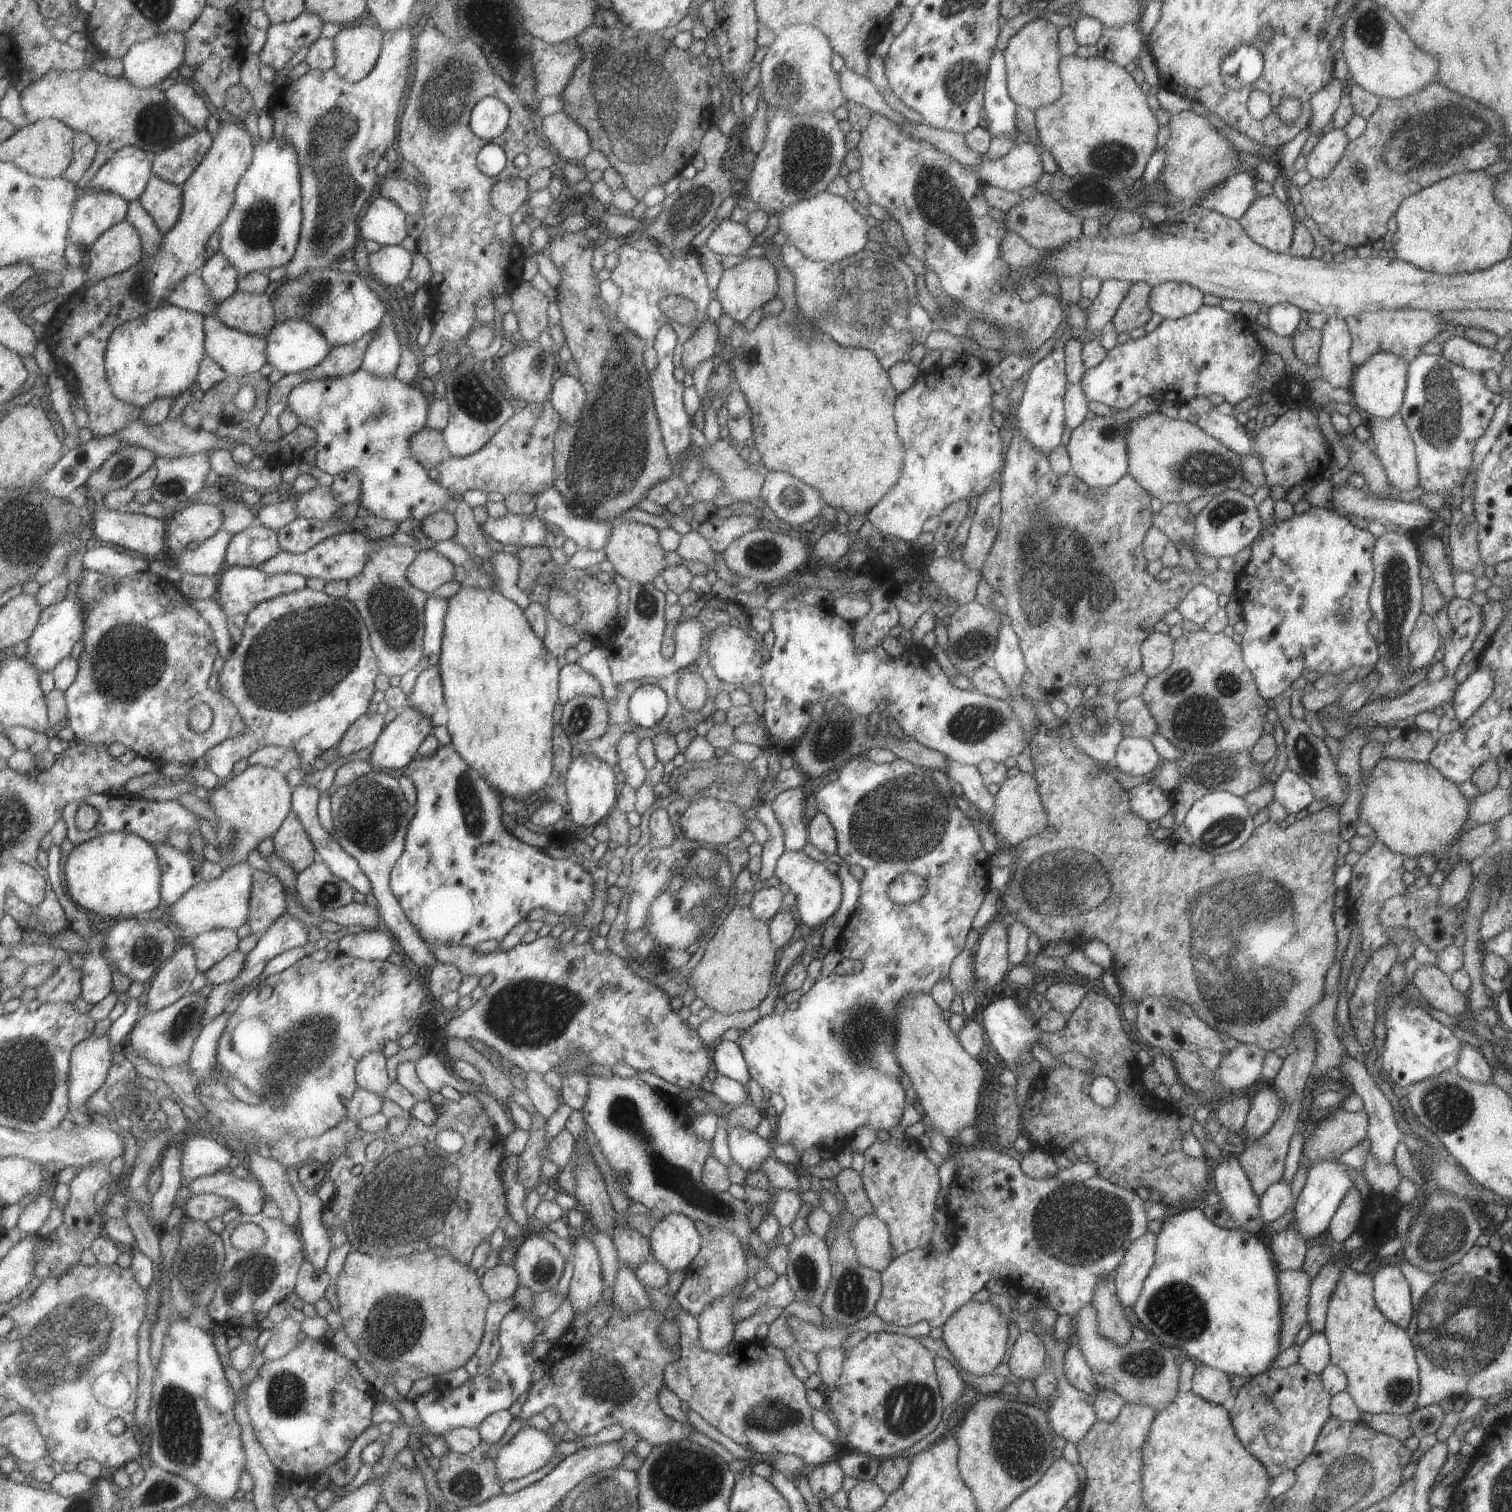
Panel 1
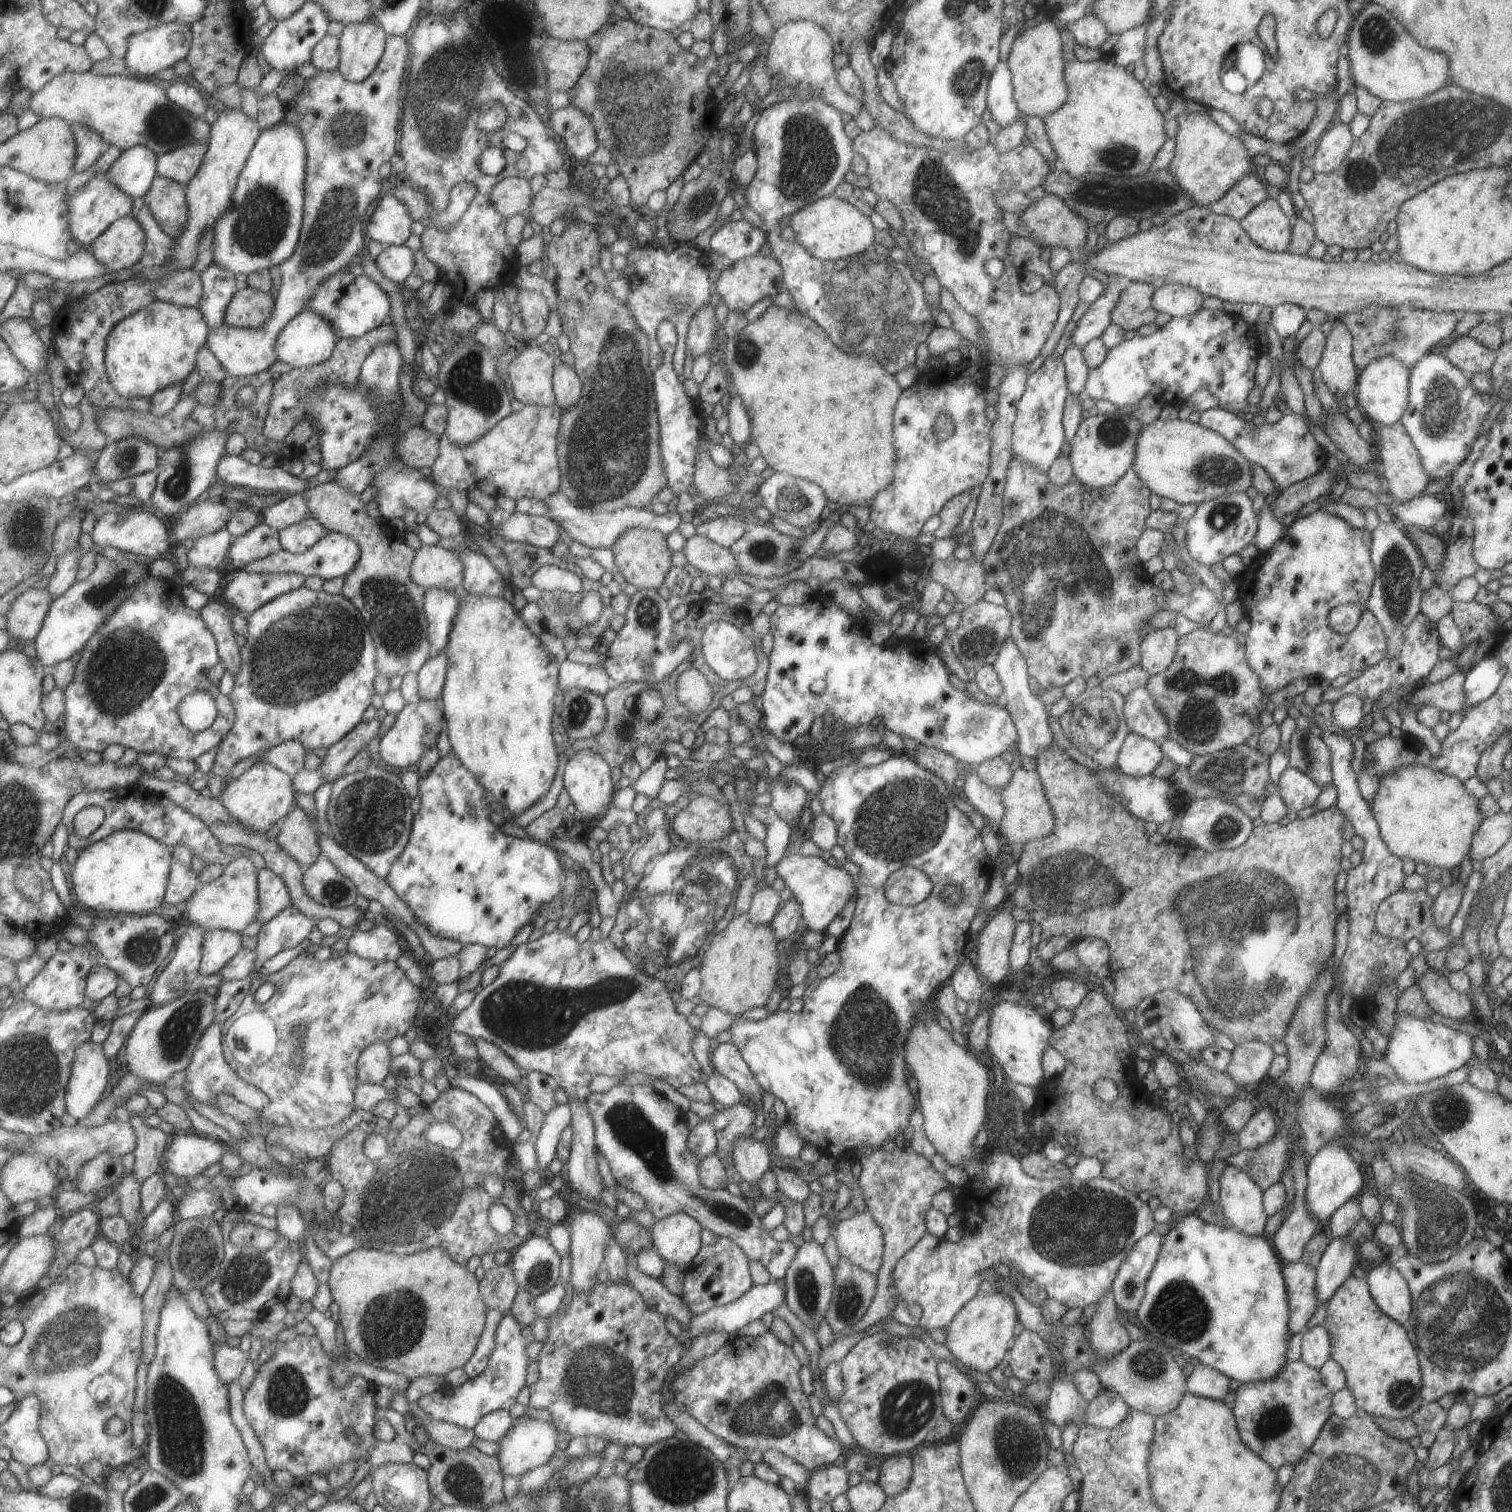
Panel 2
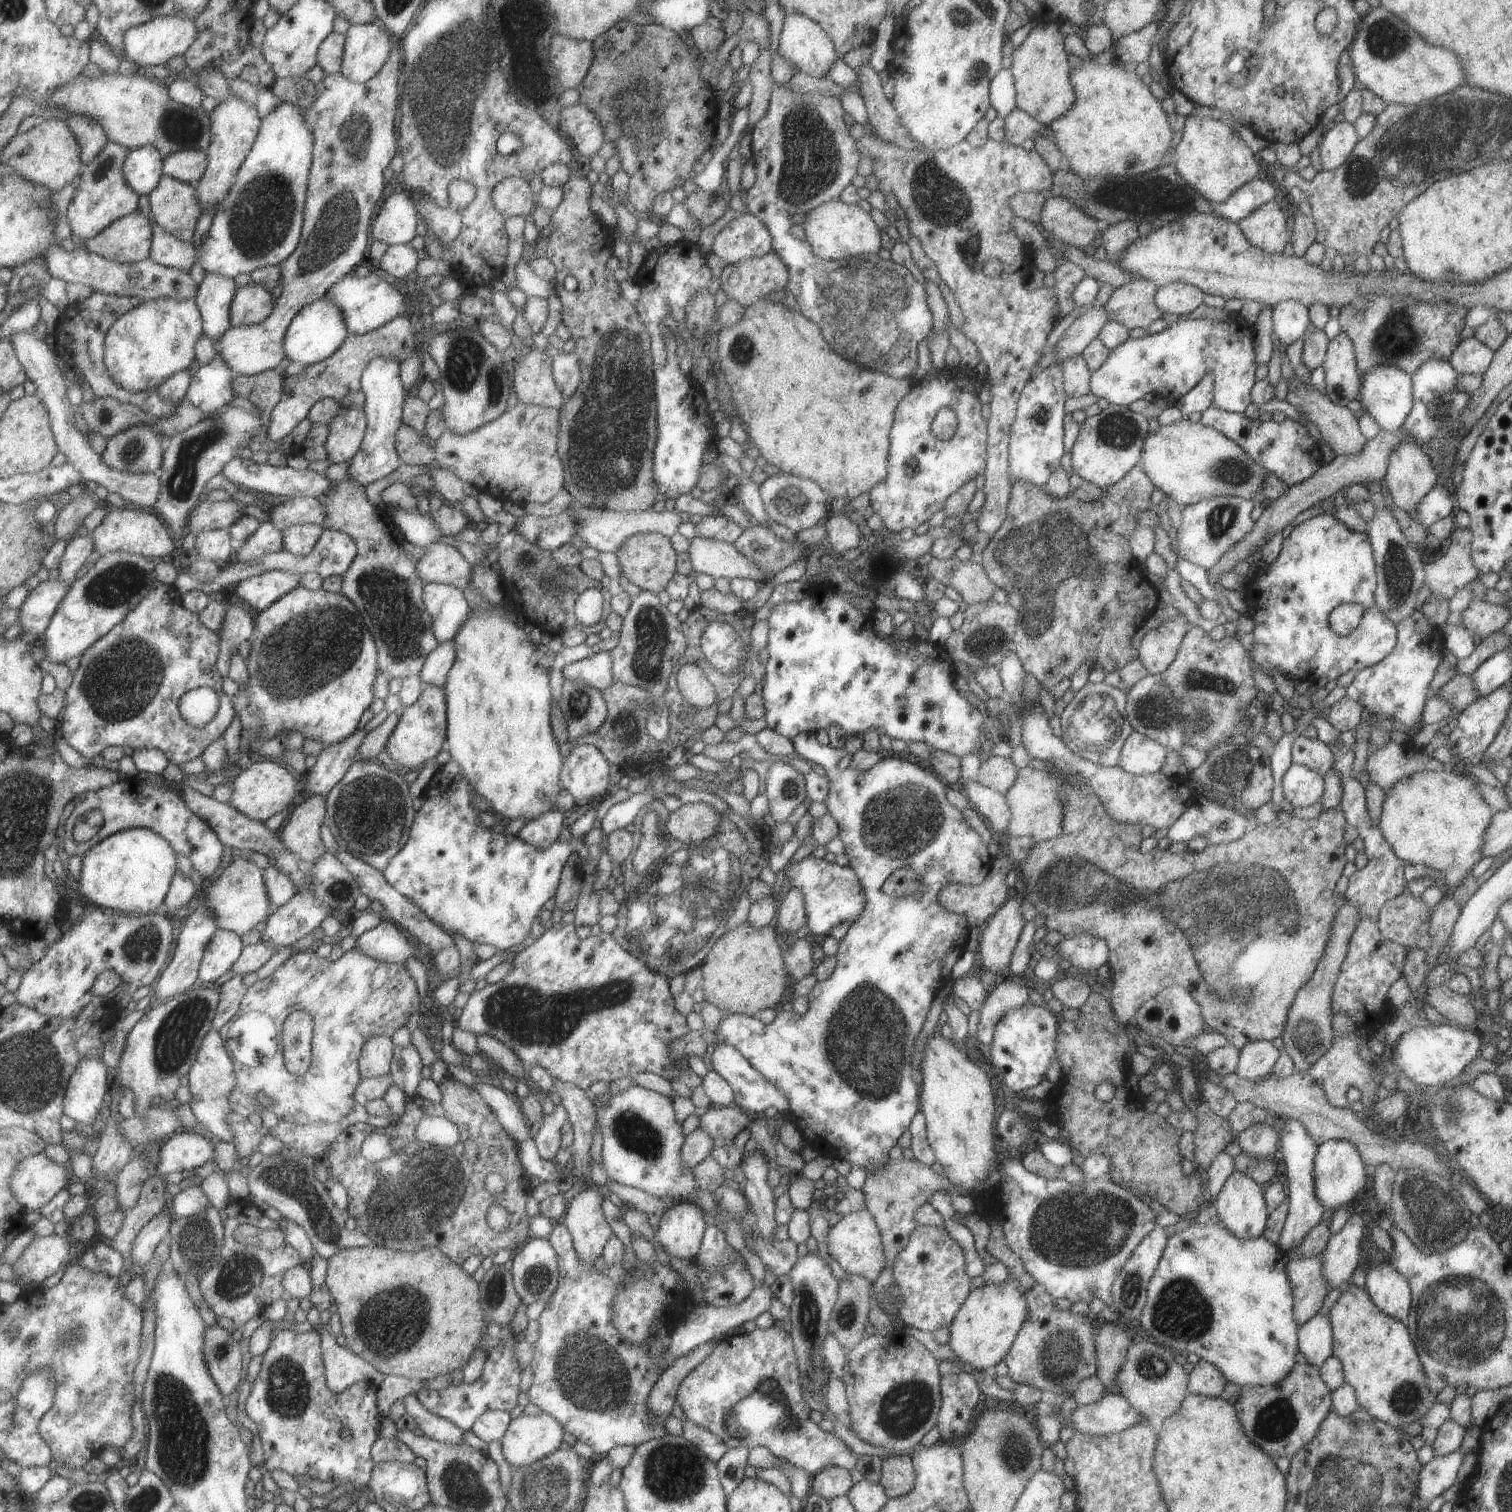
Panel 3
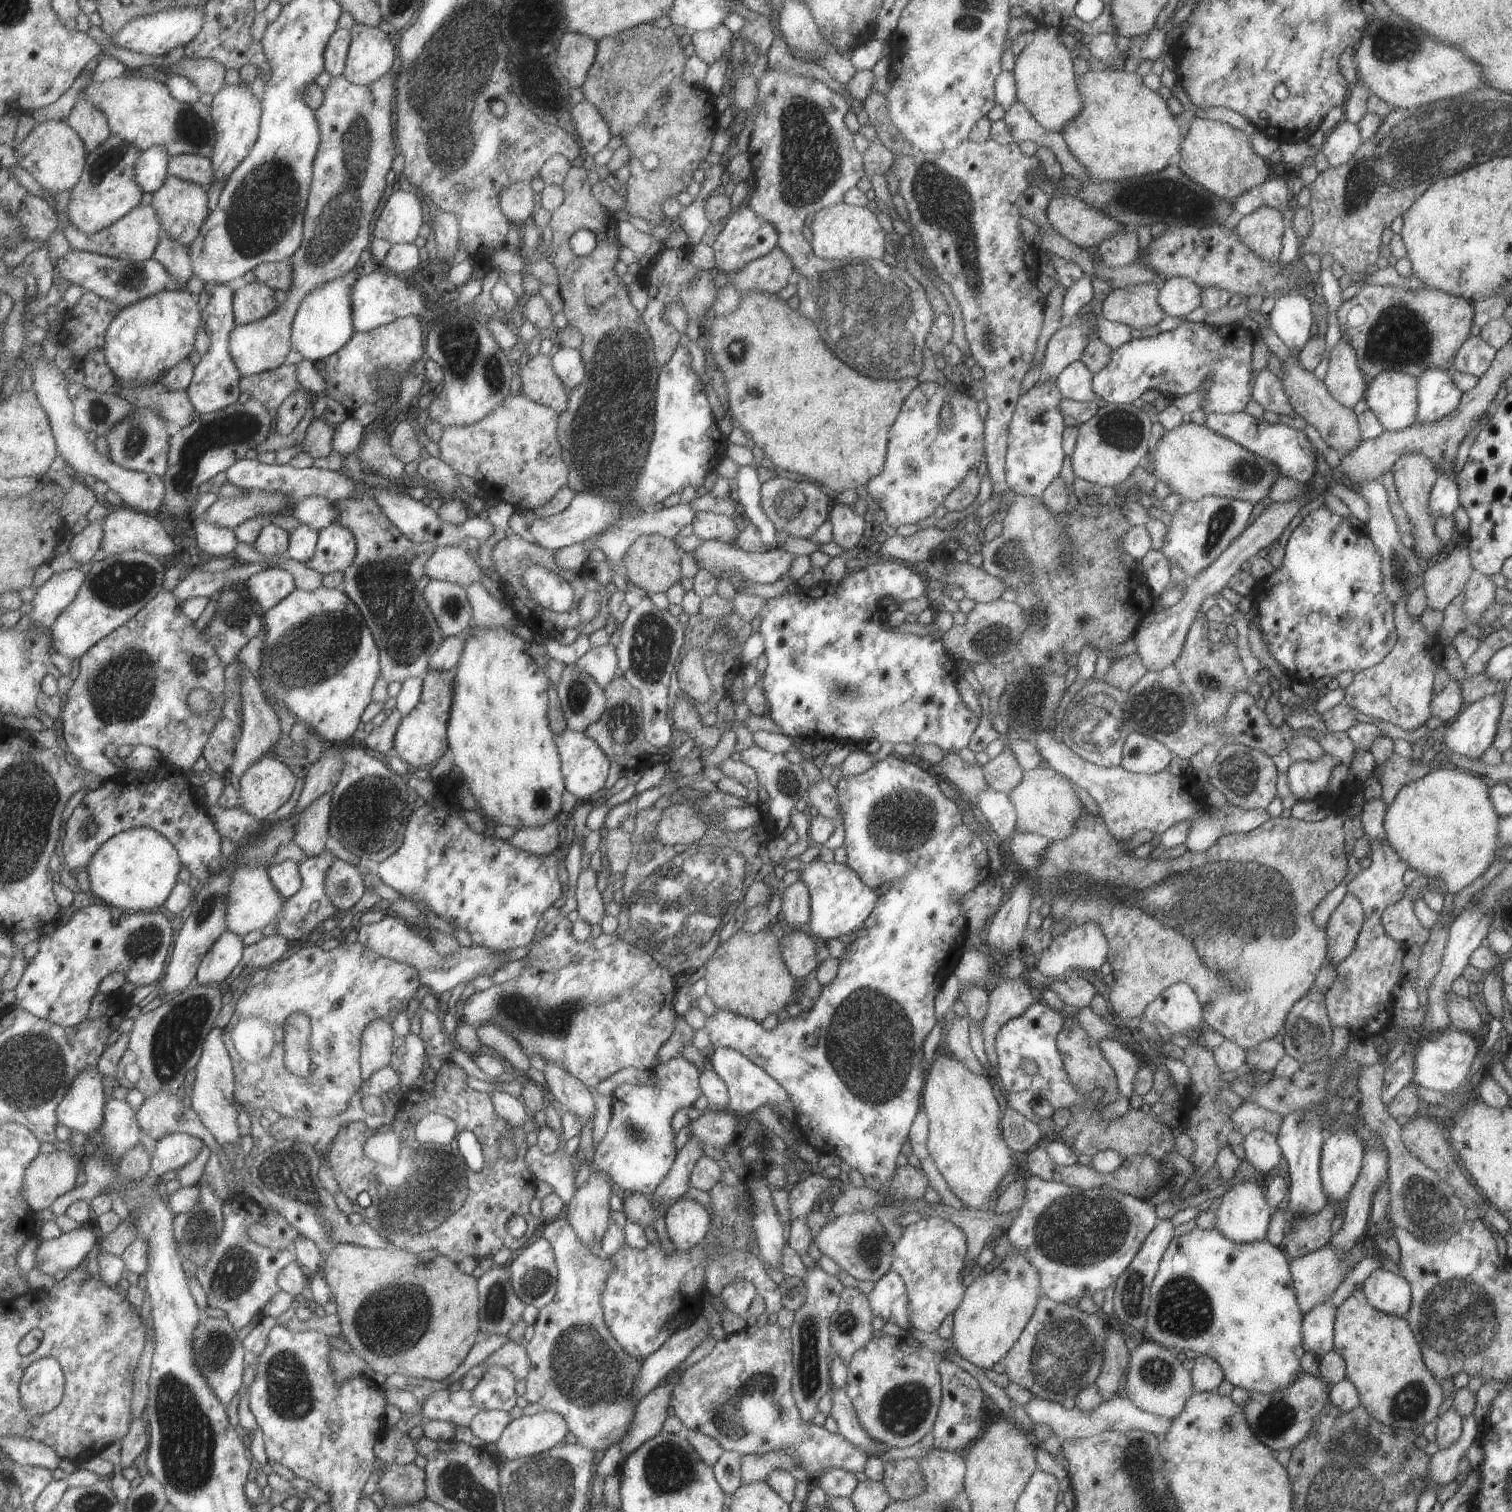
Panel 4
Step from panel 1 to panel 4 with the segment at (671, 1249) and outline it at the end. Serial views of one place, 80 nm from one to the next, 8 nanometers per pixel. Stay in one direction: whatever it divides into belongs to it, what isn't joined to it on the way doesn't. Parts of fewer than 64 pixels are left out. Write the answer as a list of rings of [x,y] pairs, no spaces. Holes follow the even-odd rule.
[[[680,1197],[663,1216],[667,1236],[676,1250],[691,1250],[706,1236],[709,1214],[705,1207],[693,1198]]]

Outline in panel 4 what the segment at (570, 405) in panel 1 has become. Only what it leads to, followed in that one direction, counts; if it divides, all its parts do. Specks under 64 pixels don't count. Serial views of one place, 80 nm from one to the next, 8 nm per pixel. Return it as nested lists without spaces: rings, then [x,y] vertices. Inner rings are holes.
[[[556,346],[552,352],[552,359],[555,371],[558,372],[559,378],[563,380],[567,389],[571,390],[583,384],[587,378],[587,366],[583,361],[581,349]]]

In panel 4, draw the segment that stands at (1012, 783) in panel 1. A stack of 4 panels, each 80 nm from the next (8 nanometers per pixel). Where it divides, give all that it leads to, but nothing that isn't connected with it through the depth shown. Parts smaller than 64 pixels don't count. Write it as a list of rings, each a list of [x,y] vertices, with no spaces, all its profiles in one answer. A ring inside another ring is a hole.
[[[1037,767],[1033,770],[1023,771],[1021,782],[1006,796],[1013,804],[1015,815],[1018,818],[1018,822],[1015,822],[1014,832],[1037,834],[1049,841],[1065,840],[1071,834],[1079,814],[1085,810],[1077,797],[1077,790],[1075,794],[1071,782],[1050,767]]]

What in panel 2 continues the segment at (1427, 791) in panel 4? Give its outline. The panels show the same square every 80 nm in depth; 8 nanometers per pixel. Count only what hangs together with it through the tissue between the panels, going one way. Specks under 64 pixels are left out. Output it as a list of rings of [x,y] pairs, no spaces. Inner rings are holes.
[[[1425,766],[1395,768],[1385,774],[1368,806],[1390,854],[1448,870],[1453,877],[1464,858],[1469,857],[1473,832],[1483,822],[1477,798],[1467,793],[1461,780]]]

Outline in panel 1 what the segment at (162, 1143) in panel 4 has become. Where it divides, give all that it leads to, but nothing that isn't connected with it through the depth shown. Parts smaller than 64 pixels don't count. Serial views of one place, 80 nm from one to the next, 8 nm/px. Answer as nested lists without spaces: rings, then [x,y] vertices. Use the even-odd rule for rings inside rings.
[[[215,1135],[191,1136],[190,1140],[184,1143],[183,1148],[181,1169],[186,1183],[223,1172],[237,1155],[220,1137]]]

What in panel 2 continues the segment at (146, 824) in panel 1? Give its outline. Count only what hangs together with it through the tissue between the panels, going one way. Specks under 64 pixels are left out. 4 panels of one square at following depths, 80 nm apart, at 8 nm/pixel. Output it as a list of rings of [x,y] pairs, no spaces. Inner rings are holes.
[[[137,783],[127,786],[127,788],[119,788],[119,790],[84,791],[80,793],[69,802],[64,813],[63,823],[68,830],[68,846],[75,851],[83,851],[121,830],[145,832],[145,834],[149,834],[153,838],[157,838],[159,842],[171,847],[176,844],[187,846],[192,855],[201,858],[205,865],[218,863],[218,858],[223,851],[217,836],[199,816],[185,810],[183,806],[173,802],[171,798],[149,791],[146,787],[139,786]],[[92,805],[102,807],[105,810],[105,822],[89,838],[79,838],[75,828],[77,814],[83,808]]]

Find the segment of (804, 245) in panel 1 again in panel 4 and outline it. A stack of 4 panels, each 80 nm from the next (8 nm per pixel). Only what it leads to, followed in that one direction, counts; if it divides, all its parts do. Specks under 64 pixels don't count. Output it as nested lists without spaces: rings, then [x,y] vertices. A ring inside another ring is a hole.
[[[841,202],[835,204],[835,206],[821,208],[821,210],[813,216],[810,230],[813,235],[810,246],[817,258],[828,260],[865,260],[865,258],[871,258],[871,260],[882,261],[884,252],[886,252],[884,249],[885,232],[881,226],[879,226],[875,214],[865,207],[847,205]]]

